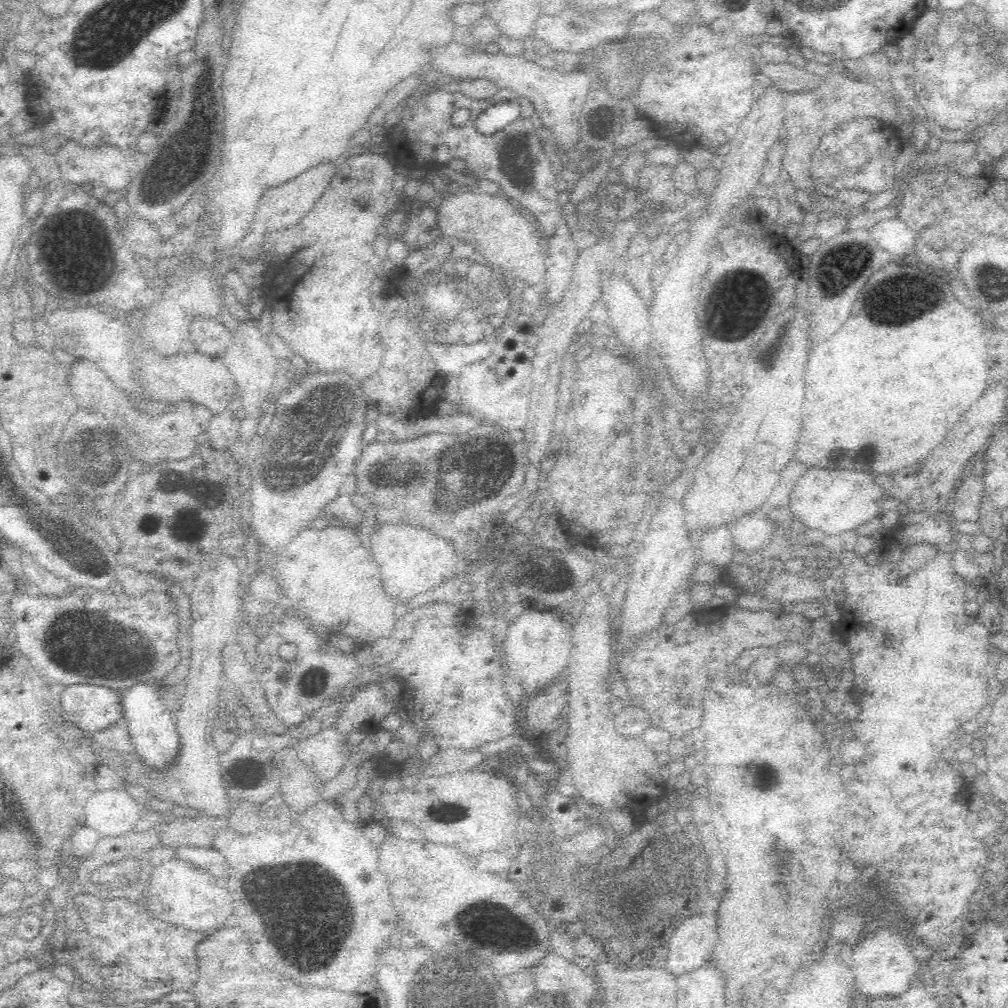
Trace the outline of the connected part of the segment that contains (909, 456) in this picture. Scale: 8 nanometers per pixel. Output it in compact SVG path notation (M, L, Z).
M890 262L888 266L884 266L884 268L880 268L876 274L872 274L872 278L868 280L868 284L864 286L864 292L862 292L862 296L864 296L864 310L866 310L866 314L870 314L872 316L872 320L870 320L870 316L854 316L854 314L850 314L850 318L836 330L836 332L832 332L826 340L822 340L814 350L812 350L812 354L810 354L810 362L808 362L808 376L806 376L806 384L808 384L808 392L806 392L806 406L804 406L804 426L802 426L802 436L800 436L800 442L798 442L798 450L796 450L796 458L798 458L798 462L802 462L802 464L808 464L808 466L834 466L834 468L848 468L848 464L852 466L852 464L860 464L860 468L872 468L876 474L880 474L880 472L894 472L894 470L898 470L898 468L904 468L904 466L908 466L908 464L912 464L912 462L918 462L918 460L922 460L924 456L928 456L928 452L932 450L932 448L936 448L936 444L938 442L942 442L944 440L944 436L946 436L946 432L958 422L958 418L970 408L970 404L976 400L976 398L980 398L982 396L982 392L986 390L986 386L988 386L988 382L986 382L986 344L984 344L984 340L982 340L982 332L980 332L980 322L978 322L978 318L968 310L968 308L964 308L962 304L958 304L958 300L954 298L954 294L950 292L950 284L954 284L958 280L958 274L954 272L952 276L946 276L946 274L936 274L936 272L930 272L930 266L928 266L928 272L926 270L922 270L922 264L918 266L918 270L914 270L914 268L908 268L908 266L900 266L900 264L894 264L894 262Z

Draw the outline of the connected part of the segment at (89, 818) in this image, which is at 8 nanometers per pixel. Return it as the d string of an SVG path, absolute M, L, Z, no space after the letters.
M118 788L96 790L84 802L84 812L88 826L106 836L126 834L140 816L130 794Z

